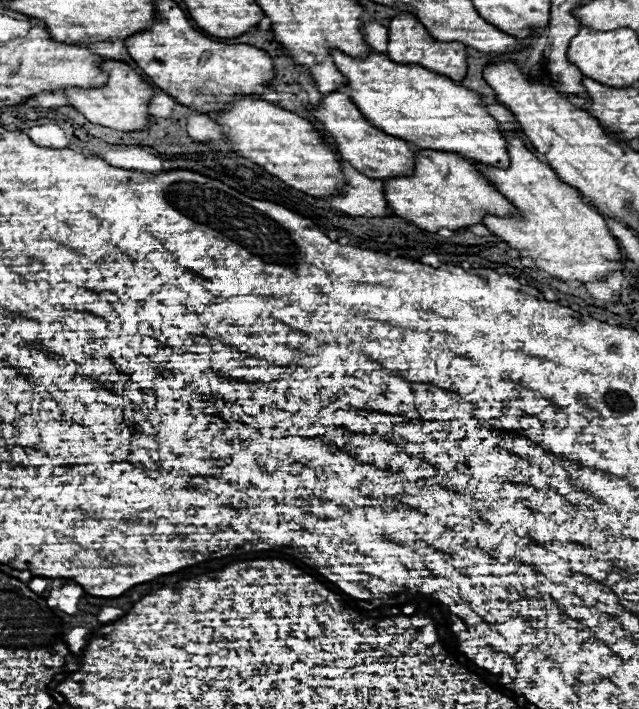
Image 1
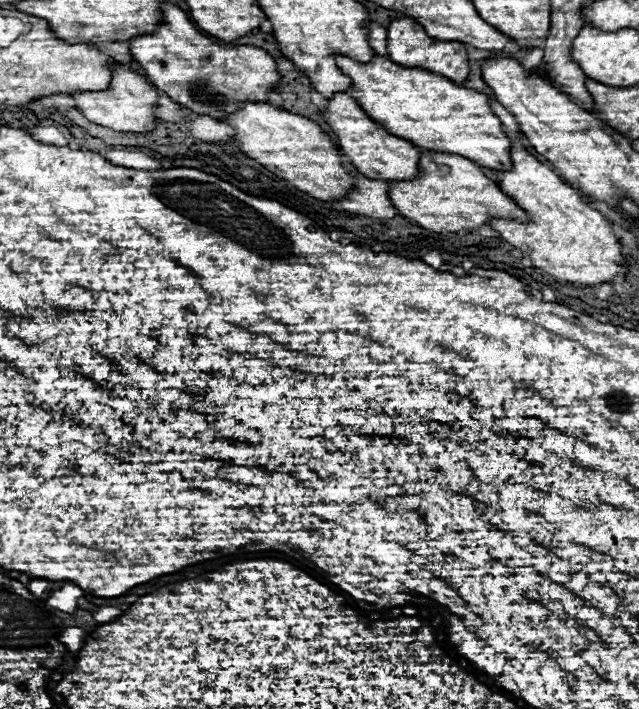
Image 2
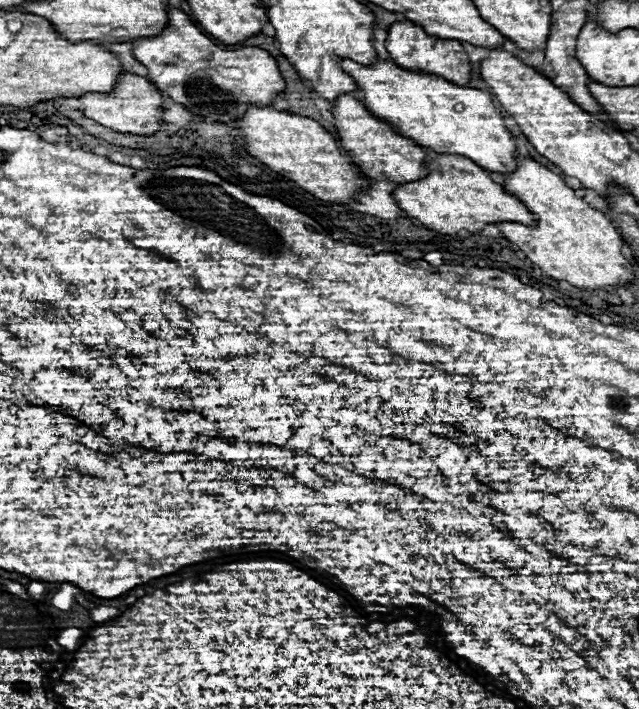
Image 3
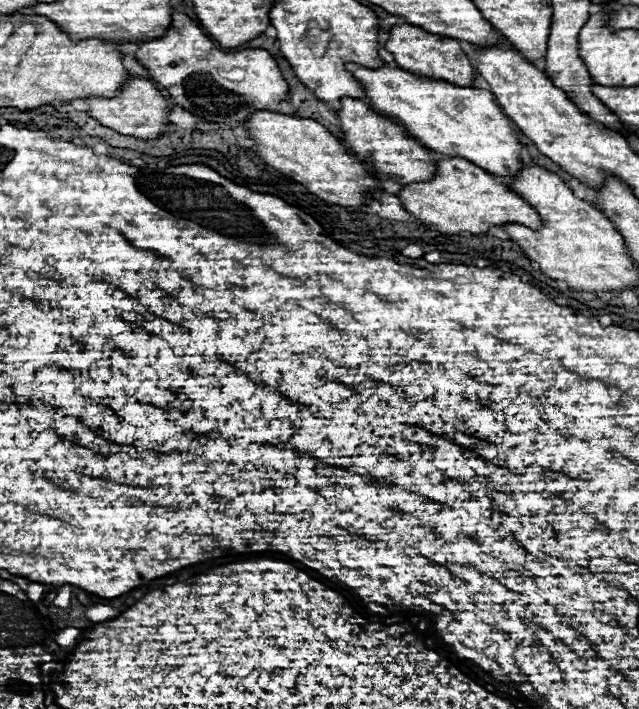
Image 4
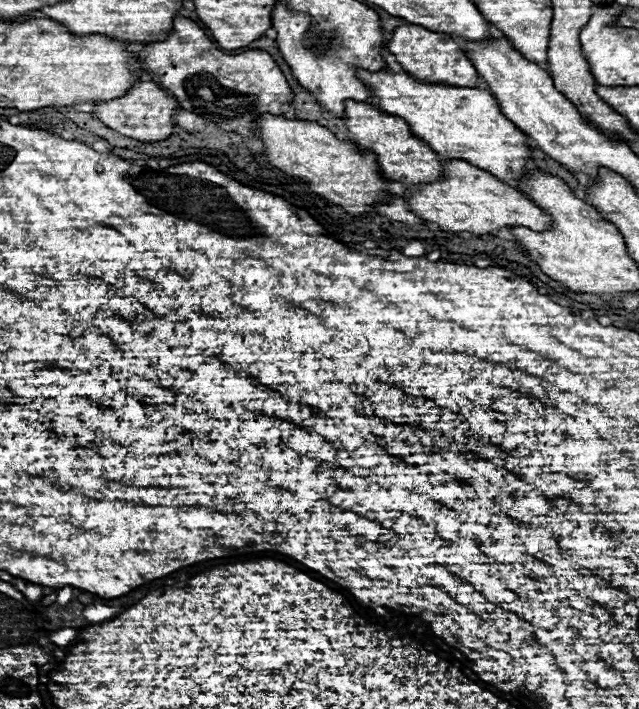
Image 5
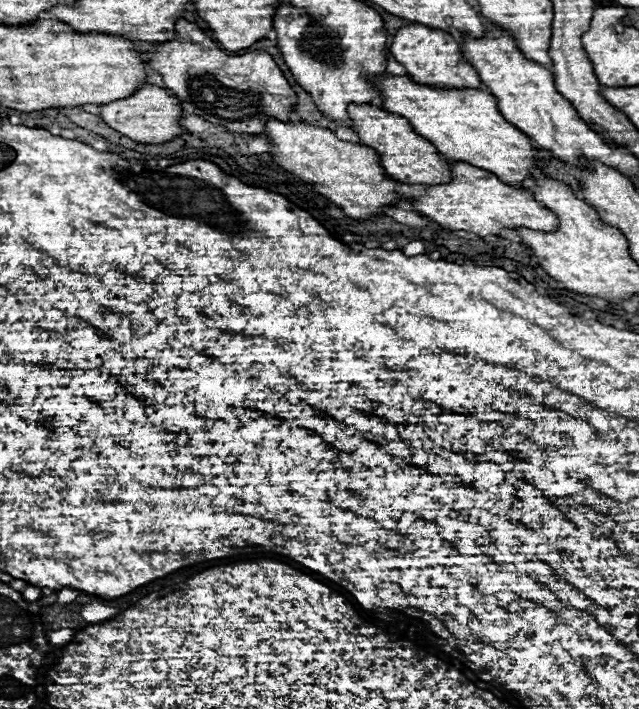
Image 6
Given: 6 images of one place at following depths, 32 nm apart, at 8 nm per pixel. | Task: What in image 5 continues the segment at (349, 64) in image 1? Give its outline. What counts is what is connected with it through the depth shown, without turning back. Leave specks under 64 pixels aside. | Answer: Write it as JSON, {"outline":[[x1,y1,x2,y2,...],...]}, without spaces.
{"outline":[[388,68,382,72,356,70,356,76,370,88,374,106,378,110,406,120,410,132,422,142,430,144,430,148,444,158,466,160,486,172,492,172,504,182,514,182,526,172,526,158,530,156,526,136,516,130,510,120,506,120,496,104,496,98,488,90,430,84,414,80,414,76,408,72,392,72]]}

